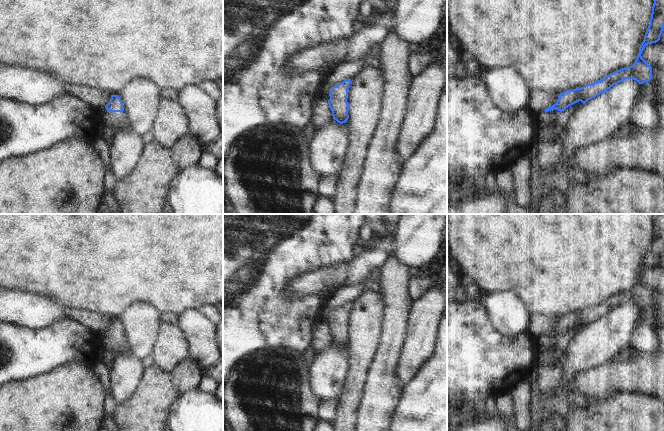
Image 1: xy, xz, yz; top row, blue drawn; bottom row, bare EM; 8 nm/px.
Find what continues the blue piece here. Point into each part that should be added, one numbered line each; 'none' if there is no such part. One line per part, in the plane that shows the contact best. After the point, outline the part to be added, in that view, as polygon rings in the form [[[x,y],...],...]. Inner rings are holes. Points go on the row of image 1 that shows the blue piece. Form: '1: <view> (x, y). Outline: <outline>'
1: xy (118, 121). Outline: [[[106,108],[101,110],[103,126],[109,125],[115,132],[130,130],[127,117],[124,112],[108,112]]]

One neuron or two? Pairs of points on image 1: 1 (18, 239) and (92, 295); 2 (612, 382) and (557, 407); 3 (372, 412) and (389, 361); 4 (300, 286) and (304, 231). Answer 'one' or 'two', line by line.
1: one
2: one
3: one
4: two

